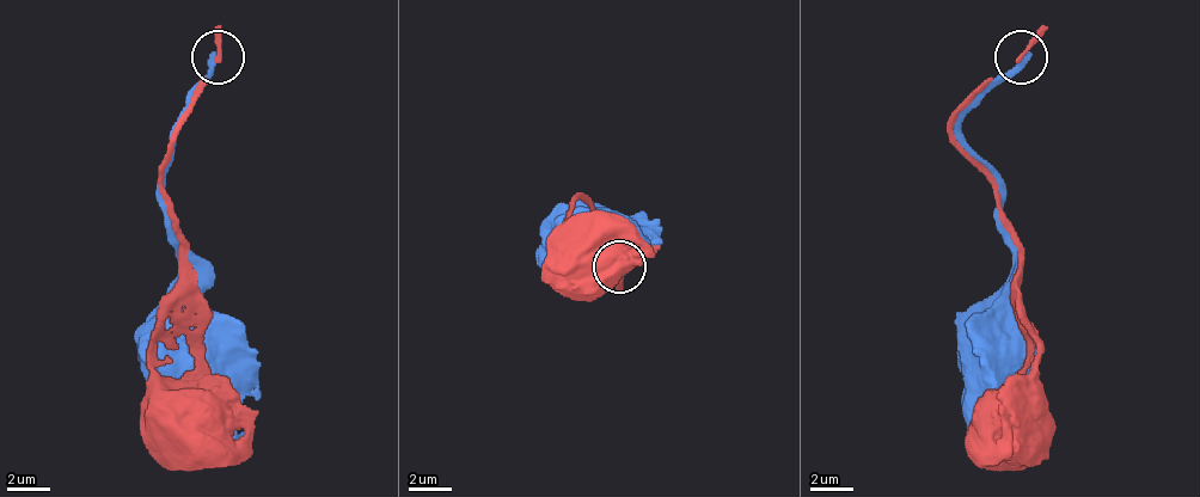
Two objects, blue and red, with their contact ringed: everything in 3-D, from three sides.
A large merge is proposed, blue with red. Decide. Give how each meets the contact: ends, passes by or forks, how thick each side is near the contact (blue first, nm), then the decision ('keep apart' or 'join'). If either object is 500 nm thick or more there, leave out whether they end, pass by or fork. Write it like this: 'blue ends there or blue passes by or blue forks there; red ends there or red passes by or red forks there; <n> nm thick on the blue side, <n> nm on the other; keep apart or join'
blue ends there; red ends there; 320 nm thick on the blue side, 220 nm on the other; keep apart

